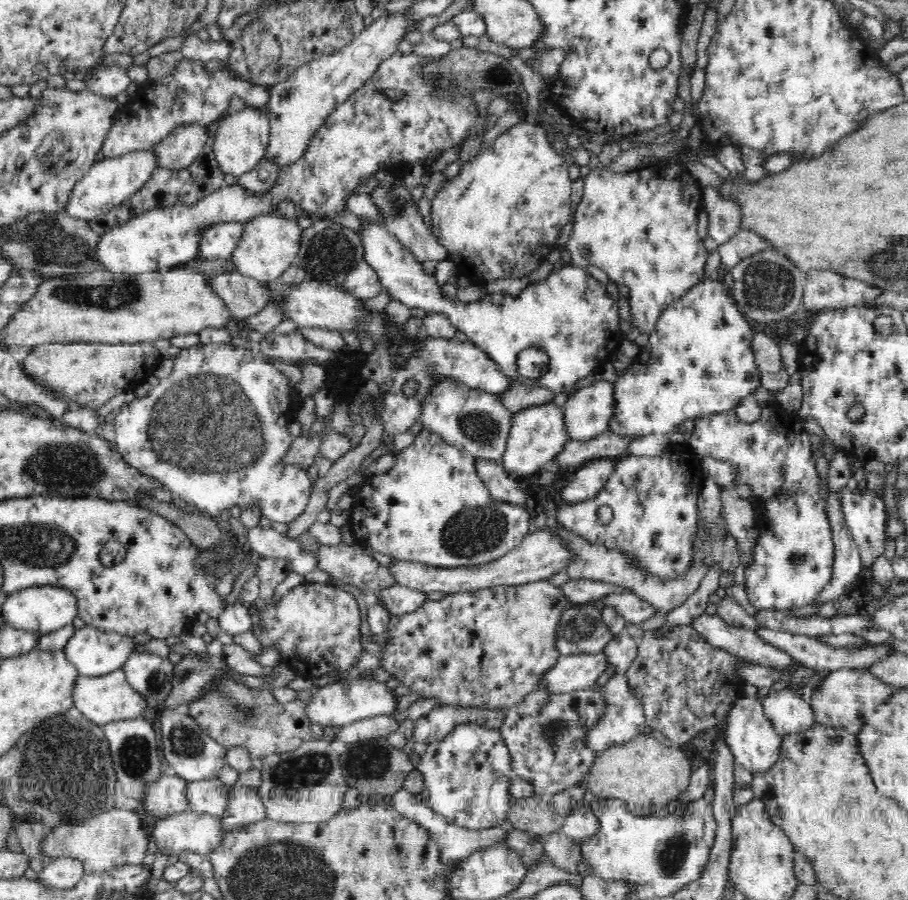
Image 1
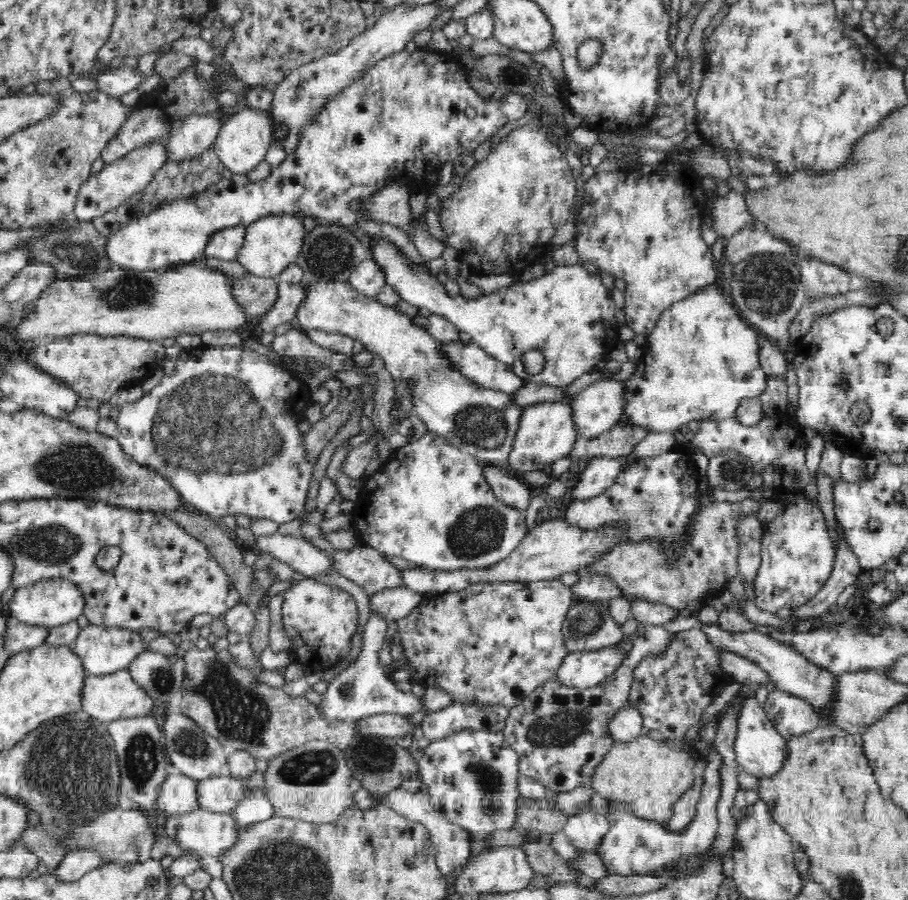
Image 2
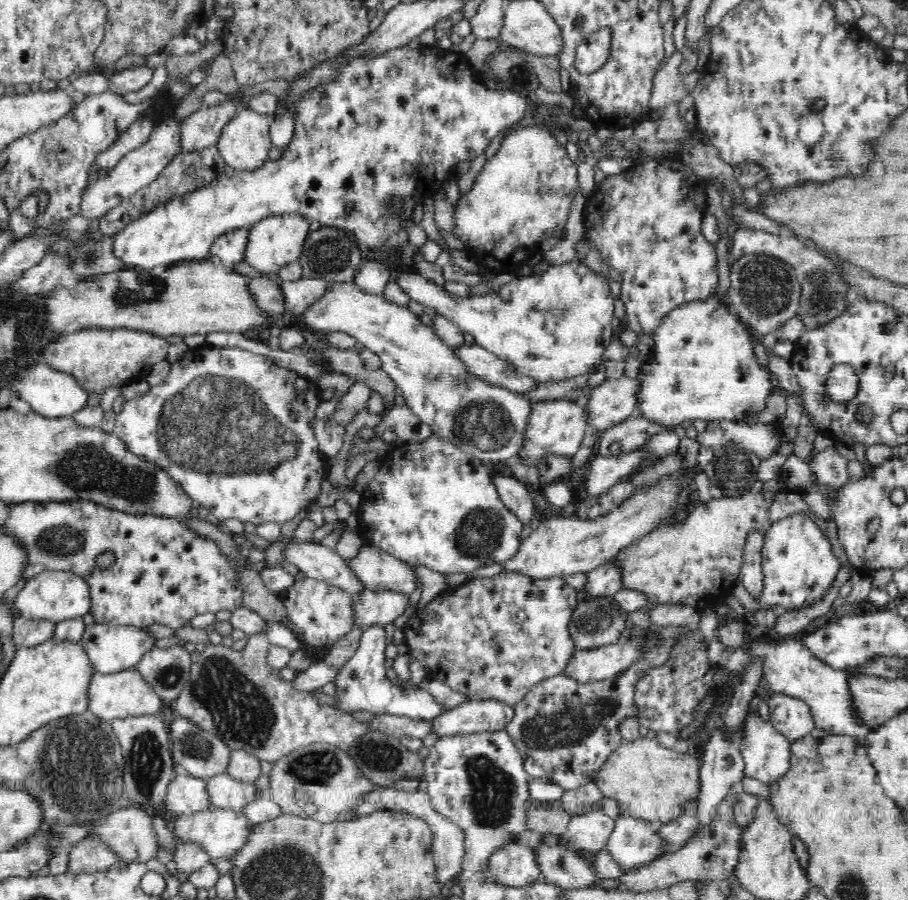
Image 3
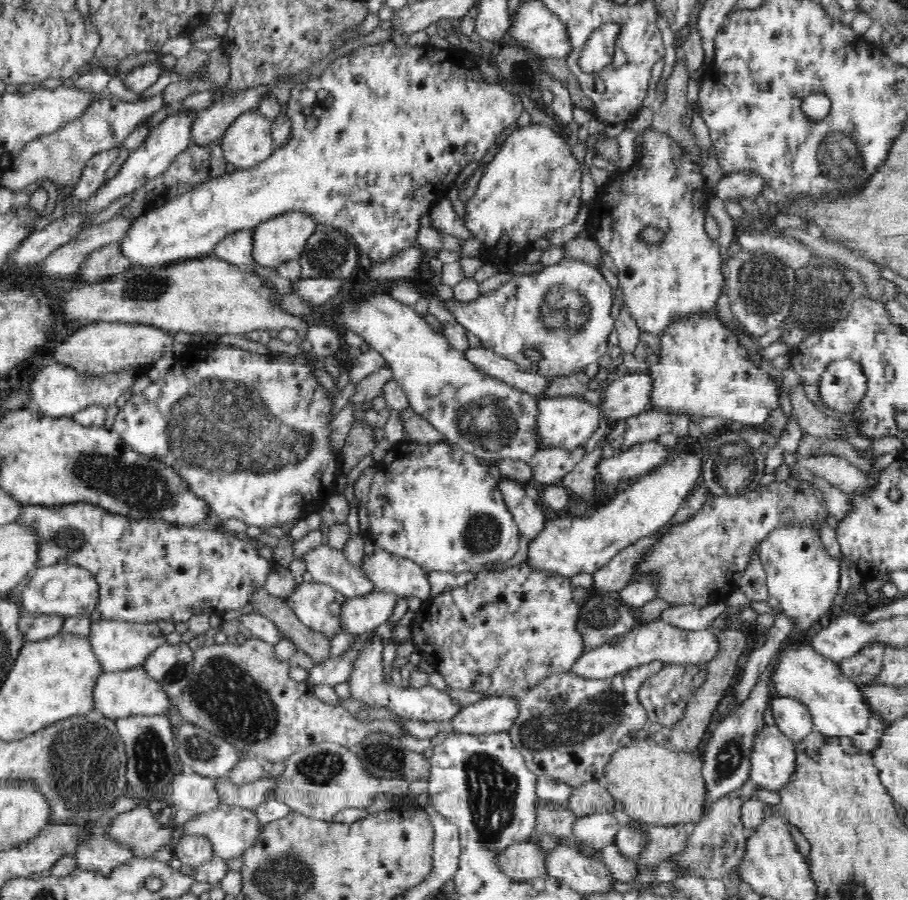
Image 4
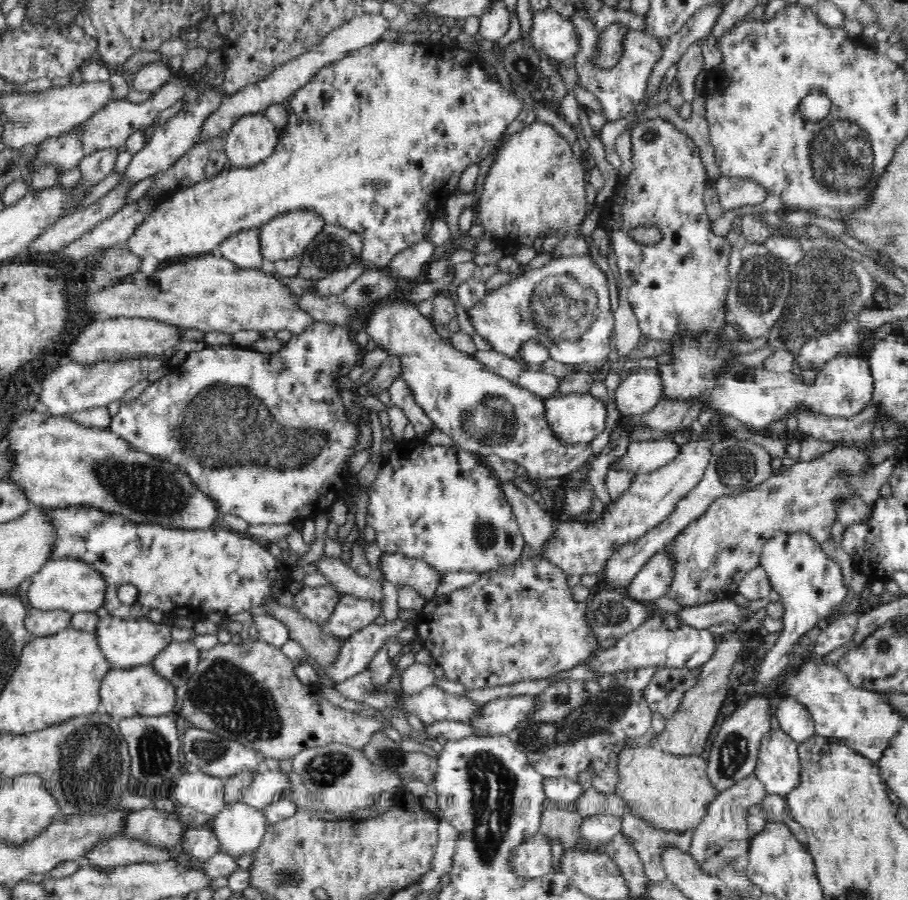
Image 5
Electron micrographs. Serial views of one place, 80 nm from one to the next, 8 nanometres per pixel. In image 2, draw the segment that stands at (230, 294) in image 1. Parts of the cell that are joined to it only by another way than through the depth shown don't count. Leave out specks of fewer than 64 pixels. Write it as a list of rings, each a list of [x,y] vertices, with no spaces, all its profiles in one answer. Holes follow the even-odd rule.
[[[250,273],[234,280],[234,298],[240,301],[252,316],[262,316],[274,308],[278,300],[278,287],[275,279],[256,277]]]

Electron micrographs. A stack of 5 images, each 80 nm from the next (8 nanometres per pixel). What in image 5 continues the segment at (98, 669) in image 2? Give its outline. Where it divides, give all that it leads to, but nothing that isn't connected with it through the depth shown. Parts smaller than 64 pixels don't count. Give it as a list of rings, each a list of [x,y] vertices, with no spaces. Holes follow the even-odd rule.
[[[114,615],[106,616],[98,622],[95,632],[98,635],[98,643],[104,651],[104,655],[108,657],[108,661],[114,669],[128,669],[150,664],[156,660],[156,656],[168,644],[173,642],[172,626],[161,622],[154,623],[148,620],[146,616],[133,619],[121,619]]]

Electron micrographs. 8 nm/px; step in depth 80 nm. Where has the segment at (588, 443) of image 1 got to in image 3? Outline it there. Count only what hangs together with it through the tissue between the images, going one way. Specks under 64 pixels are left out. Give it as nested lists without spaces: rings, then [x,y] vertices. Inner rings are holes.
[[[640,412],[629,416],[626,420],[615,424],[613,427],[600,433],[596,442],[595,452],[602,456],[618,456],[620,453],[632,452],[648,444],[648,440],[666,429],[676,432],[679,437],[684,437],[686,429],[682,423],[672,425],[671,428],[664,423],[652,421]]]

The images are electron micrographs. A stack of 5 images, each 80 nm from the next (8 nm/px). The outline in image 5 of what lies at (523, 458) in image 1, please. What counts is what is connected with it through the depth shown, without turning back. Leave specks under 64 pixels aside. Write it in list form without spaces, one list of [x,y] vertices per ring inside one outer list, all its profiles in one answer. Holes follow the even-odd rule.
[[[557,394],[544,403],[548,423],[562,441],[585,445],[606,430],[608,408],[606,402],[594,394]]]

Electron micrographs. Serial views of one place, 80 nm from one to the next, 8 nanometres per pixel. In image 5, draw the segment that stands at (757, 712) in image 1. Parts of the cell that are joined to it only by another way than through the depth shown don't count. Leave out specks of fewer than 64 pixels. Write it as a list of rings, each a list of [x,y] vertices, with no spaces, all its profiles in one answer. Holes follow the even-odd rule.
[[[781,729],[771,730],[764,735],[761,743],[758,765],[754,772],[756,777],[764,783],[768,794],[785,797],[800,784],[800,772],[802,772],[801,757],[799,756],[799,744]]]

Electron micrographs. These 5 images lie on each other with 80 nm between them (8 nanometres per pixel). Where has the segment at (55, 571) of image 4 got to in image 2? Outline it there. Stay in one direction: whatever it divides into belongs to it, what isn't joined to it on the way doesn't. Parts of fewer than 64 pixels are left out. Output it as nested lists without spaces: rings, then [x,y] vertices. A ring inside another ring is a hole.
[[[52,577],[15,589],[13,598],[6,604],[5,610],[8,616],[22,622],[52,628],[76,620],[78,616],[82,616],[85,606],[86,597],[78,583],[62,577]]]

